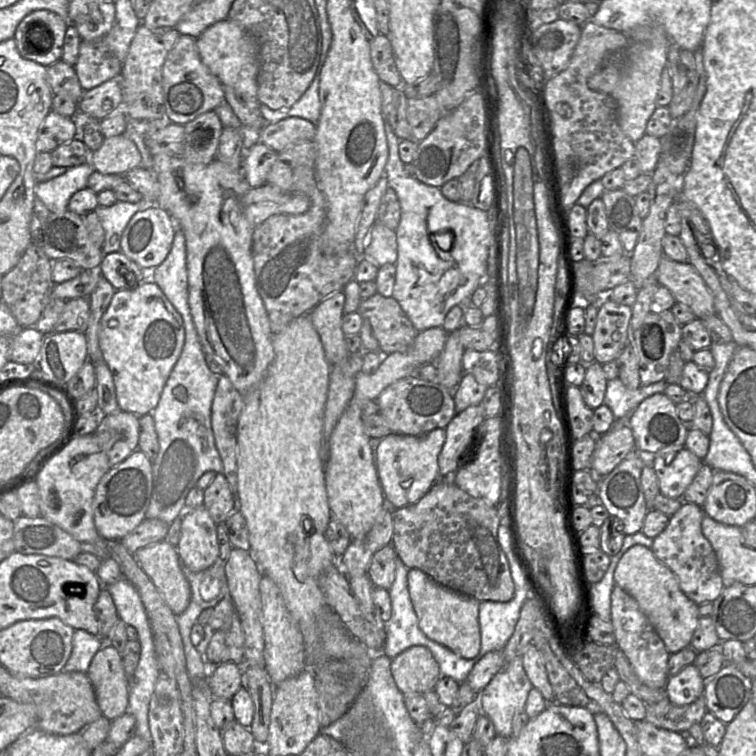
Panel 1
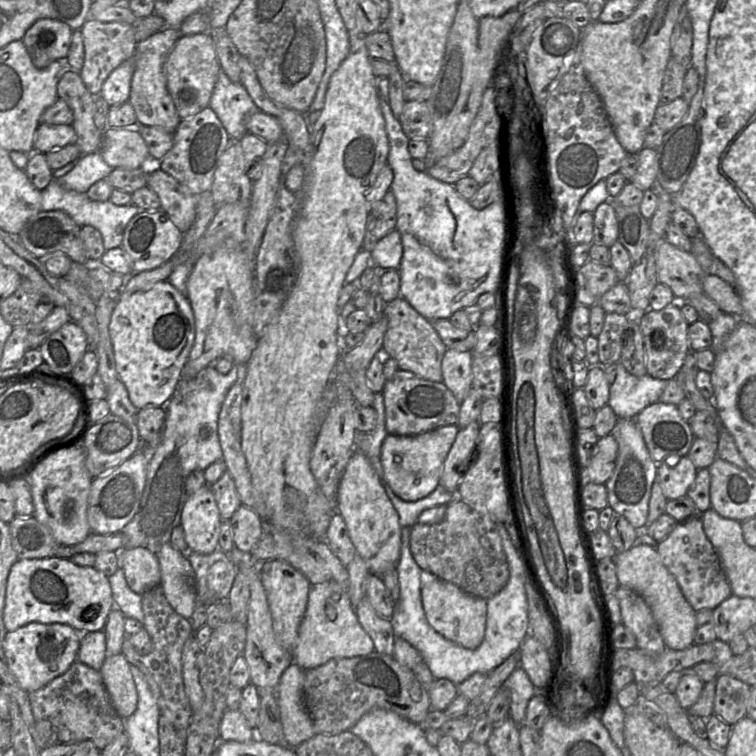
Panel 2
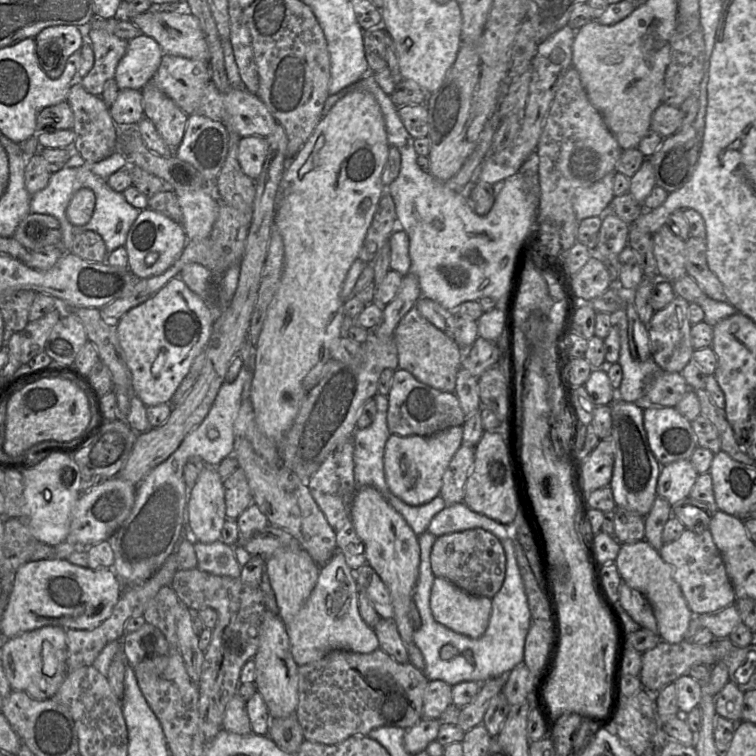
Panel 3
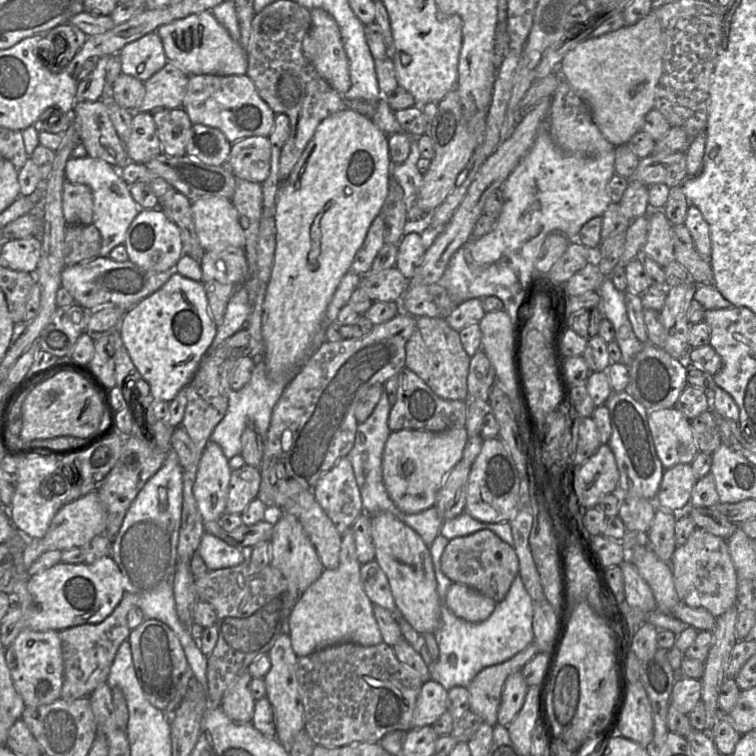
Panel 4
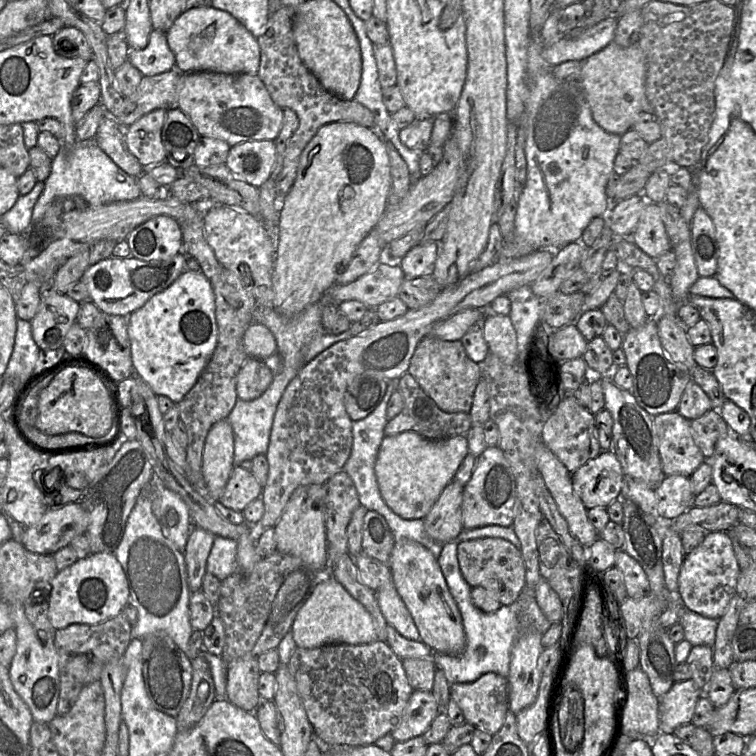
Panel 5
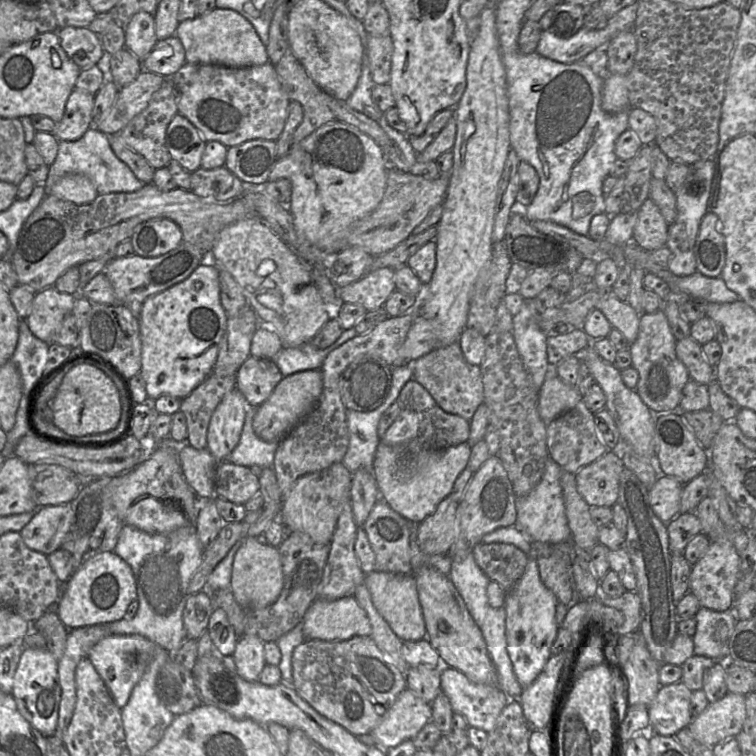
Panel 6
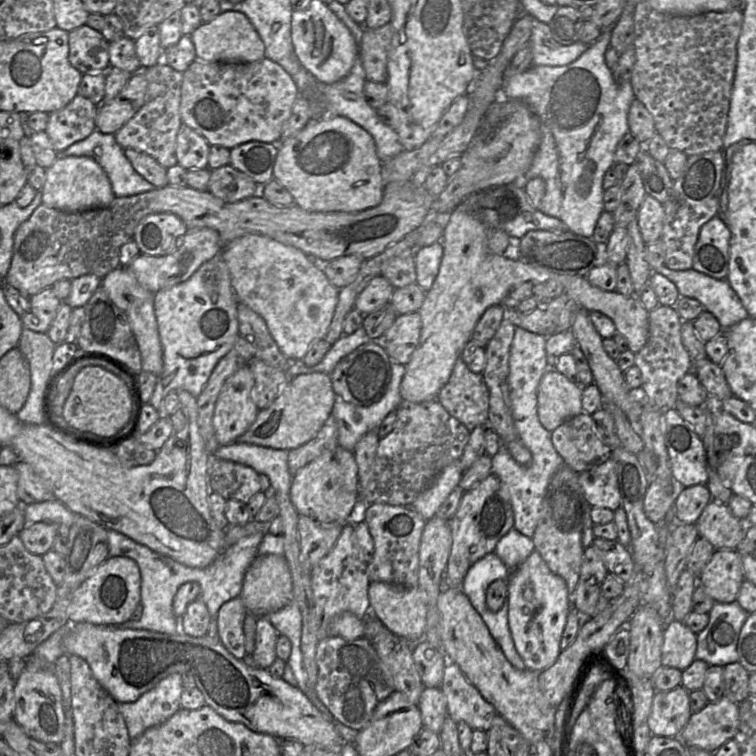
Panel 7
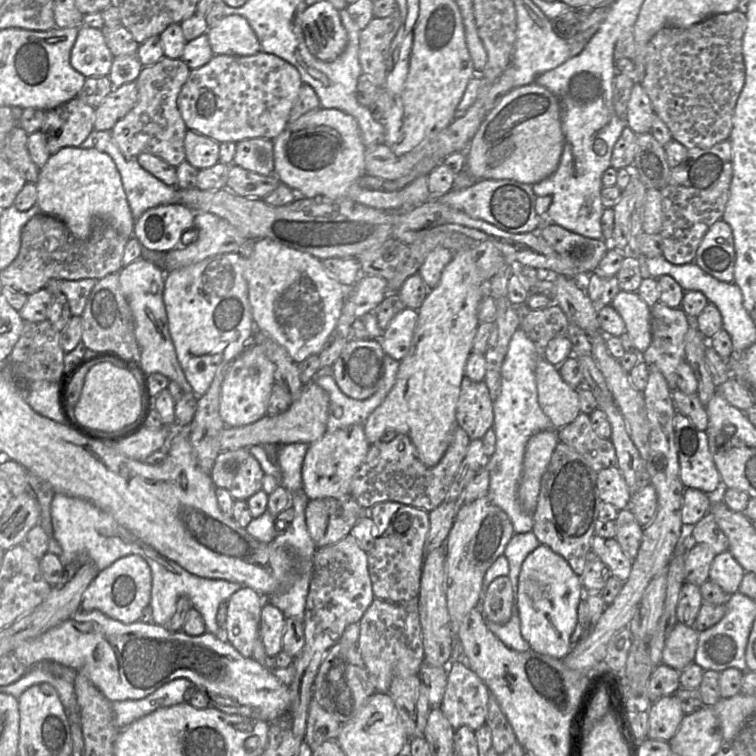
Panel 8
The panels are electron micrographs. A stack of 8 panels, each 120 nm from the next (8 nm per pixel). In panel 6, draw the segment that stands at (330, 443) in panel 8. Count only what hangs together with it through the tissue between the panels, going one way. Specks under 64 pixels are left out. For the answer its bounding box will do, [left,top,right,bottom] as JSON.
[280,462,352,544]

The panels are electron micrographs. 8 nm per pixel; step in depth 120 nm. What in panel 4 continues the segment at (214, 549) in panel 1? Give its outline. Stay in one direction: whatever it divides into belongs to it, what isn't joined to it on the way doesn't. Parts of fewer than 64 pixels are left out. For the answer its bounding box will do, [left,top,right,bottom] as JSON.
[193,441,232,522]

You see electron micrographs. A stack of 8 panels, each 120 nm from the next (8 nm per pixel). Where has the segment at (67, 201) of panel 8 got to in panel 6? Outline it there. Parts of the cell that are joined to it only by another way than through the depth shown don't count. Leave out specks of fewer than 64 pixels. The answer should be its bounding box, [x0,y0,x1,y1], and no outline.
[49,174,98,205]

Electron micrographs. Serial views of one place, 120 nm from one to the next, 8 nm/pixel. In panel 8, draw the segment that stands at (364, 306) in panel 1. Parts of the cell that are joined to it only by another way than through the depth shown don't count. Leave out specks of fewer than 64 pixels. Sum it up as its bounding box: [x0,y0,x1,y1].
[456,376,494,440]

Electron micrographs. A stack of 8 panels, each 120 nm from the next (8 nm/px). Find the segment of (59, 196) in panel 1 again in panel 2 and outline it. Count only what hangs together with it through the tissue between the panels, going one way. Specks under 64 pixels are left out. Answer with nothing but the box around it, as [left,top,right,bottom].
[57,152,113,193]

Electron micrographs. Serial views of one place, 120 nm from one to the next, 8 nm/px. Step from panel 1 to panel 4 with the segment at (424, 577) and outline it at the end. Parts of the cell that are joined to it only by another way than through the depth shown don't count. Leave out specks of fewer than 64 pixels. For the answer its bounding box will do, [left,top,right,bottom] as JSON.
[445,583,496,623]

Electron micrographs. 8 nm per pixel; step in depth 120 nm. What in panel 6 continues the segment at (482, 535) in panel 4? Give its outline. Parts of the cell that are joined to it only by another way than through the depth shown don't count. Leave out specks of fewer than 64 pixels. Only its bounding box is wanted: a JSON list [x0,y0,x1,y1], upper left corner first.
[471,543,530,591]

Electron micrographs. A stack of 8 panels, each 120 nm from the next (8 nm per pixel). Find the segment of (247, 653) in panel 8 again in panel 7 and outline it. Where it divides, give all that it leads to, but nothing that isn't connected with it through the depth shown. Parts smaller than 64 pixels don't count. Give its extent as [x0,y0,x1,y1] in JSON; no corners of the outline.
[213,597,247,660]

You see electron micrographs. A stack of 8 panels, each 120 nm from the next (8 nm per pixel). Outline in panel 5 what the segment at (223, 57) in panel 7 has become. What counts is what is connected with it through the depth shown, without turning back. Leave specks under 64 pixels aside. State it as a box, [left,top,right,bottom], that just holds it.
[165,5,260,74]

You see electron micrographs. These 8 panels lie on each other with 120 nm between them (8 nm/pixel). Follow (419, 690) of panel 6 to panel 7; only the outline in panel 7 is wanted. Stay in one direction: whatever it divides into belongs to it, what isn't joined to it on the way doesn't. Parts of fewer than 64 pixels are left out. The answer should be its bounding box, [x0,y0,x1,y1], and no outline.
[418,687,448,733]

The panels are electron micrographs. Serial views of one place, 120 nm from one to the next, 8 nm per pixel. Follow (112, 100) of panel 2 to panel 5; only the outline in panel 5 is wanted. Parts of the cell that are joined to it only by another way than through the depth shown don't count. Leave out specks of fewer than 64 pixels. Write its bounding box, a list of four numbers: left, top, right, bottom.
[127,29,175,76]

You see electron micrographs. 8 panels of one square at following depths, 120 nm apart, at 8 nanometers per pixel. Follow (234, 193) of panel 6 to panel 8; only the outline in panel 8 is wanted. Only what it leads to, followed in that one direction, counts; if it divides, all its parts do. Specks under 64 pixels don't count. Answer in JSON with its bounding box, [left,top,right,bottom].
[225,164,280,199]

